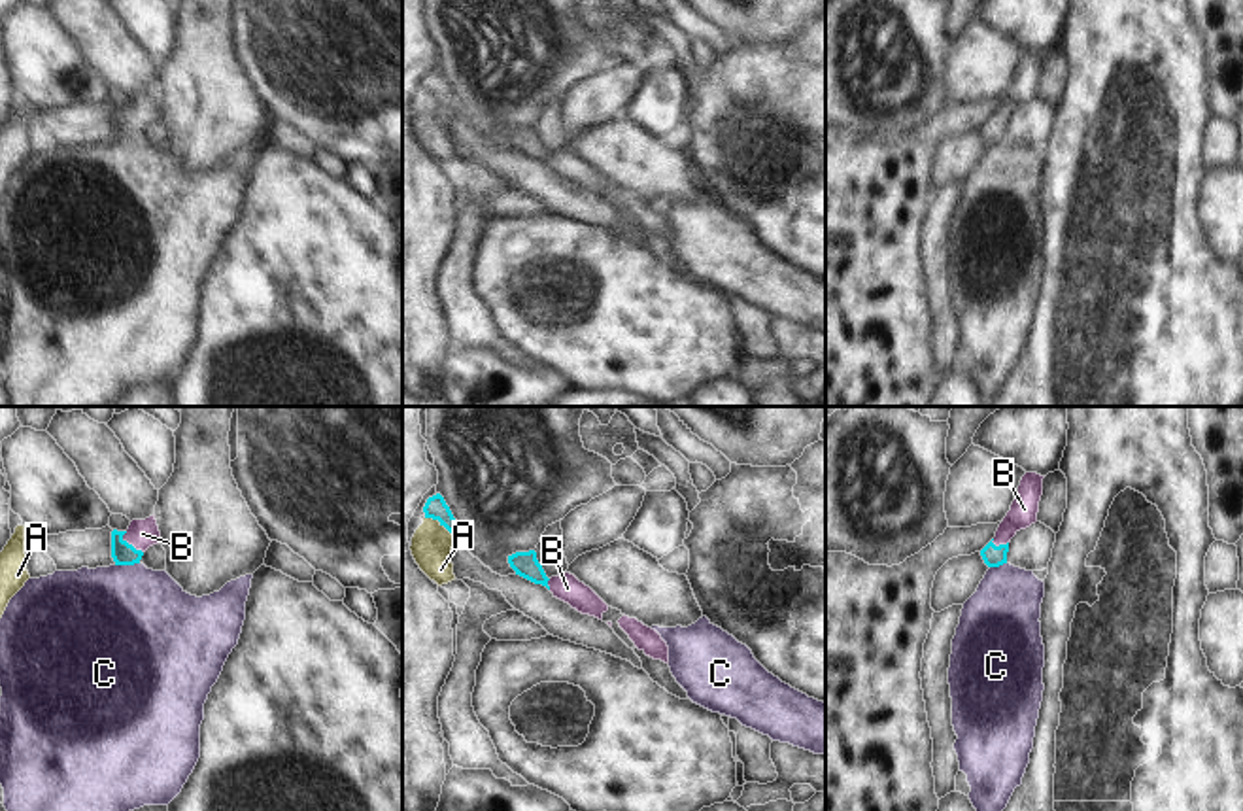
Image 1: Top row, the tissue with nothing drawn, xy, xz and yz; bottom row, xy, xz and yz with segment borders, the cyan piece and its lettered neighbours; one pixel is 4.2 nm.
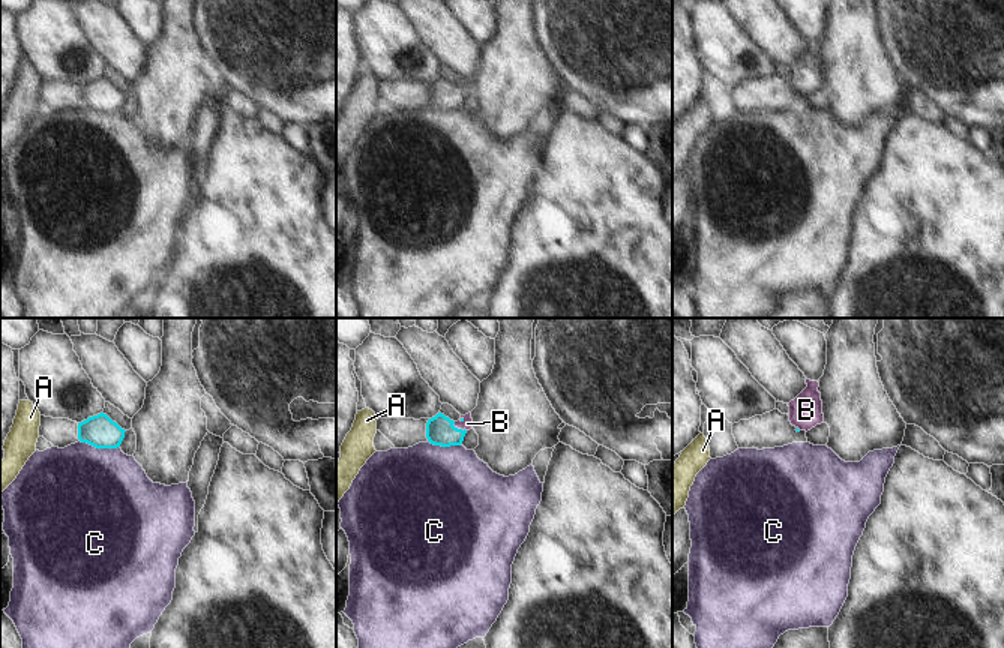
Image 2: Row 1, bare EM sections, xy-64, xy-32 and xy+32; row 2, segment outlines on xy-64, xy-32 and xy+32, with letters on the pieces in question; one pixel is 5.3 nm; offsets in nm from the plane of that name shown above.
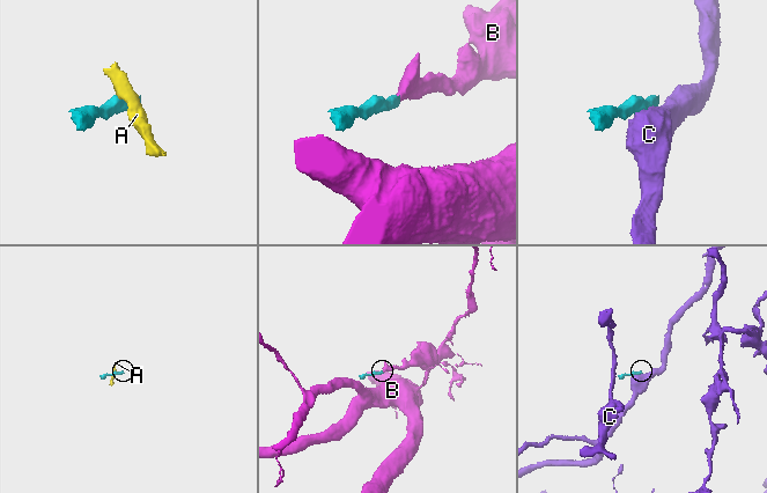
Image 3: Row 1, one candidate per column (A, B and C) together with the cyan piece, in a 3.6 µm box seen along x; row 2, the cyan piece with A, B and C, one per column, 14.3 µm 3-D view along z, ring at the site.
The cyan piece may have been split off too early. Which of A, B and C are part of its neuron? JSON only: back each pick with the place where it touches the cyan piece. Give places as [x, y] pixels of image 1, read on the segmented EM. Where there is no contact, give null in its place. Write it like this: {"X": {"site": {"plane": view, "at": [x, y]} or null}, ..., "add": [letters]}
{"B": {"site": {"plane": "xy", "at": [131, 545]}}, "add": ["B"]}

